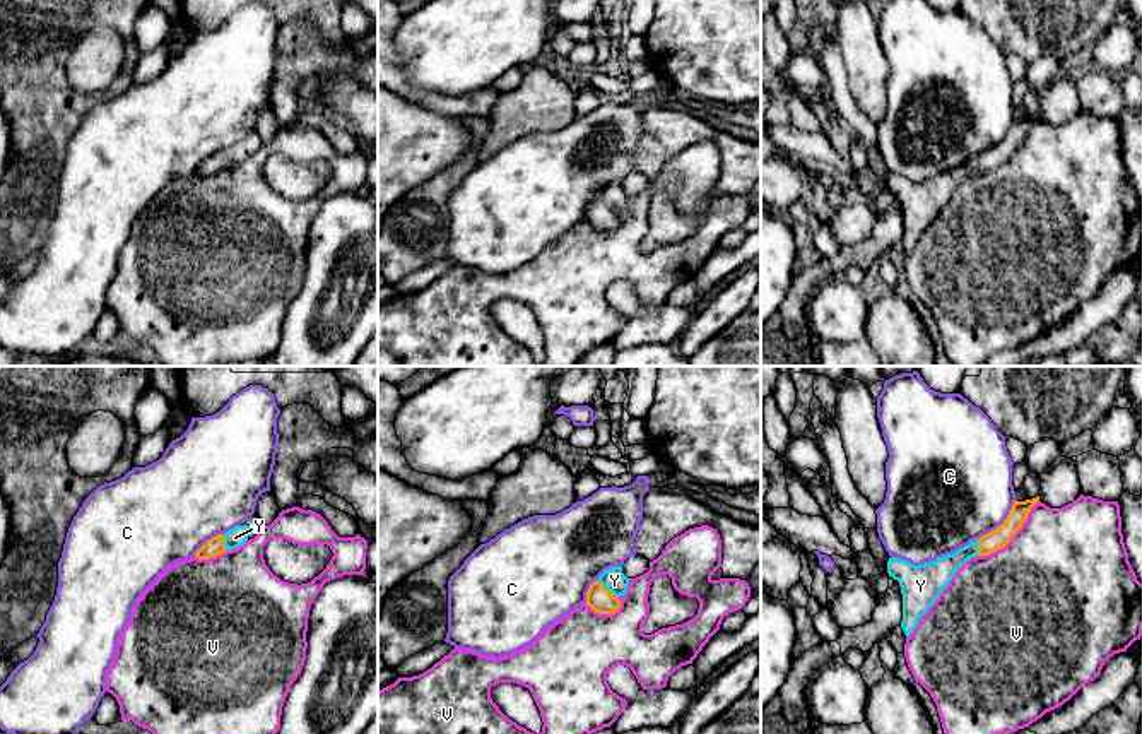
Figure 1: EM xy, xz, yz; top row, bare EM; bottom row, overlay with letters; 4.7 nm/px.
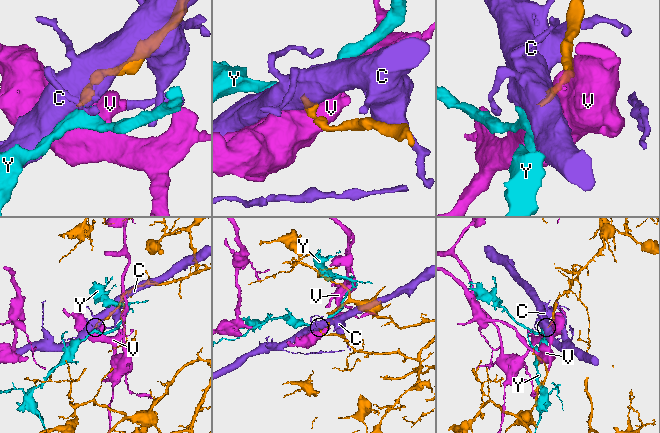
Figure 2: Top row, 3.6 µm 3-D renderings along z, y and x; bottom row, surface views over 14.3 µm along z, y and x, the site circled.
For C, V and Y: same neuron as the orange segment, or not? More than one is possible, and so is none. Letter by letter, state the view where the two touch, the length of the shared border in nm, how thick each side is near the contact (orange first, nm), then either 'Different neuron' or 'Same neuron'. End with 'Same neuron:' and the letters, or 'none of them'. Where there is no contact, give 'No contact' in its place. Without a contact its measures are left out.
C: Touches orange in yz. Shared border 260 nm. Thickness 90 nm (orange) against 480 nm. Different neuron
V: Touches orange in yz. Shared border 400 nm. Thickness 90 nm (orange) against 500 nm. Different neuron
Y: Touches orange in xz. Shared border 130 nm. Thickness 120 nm (orange) against 110 nm. Same neuron
Same neuron: Y

